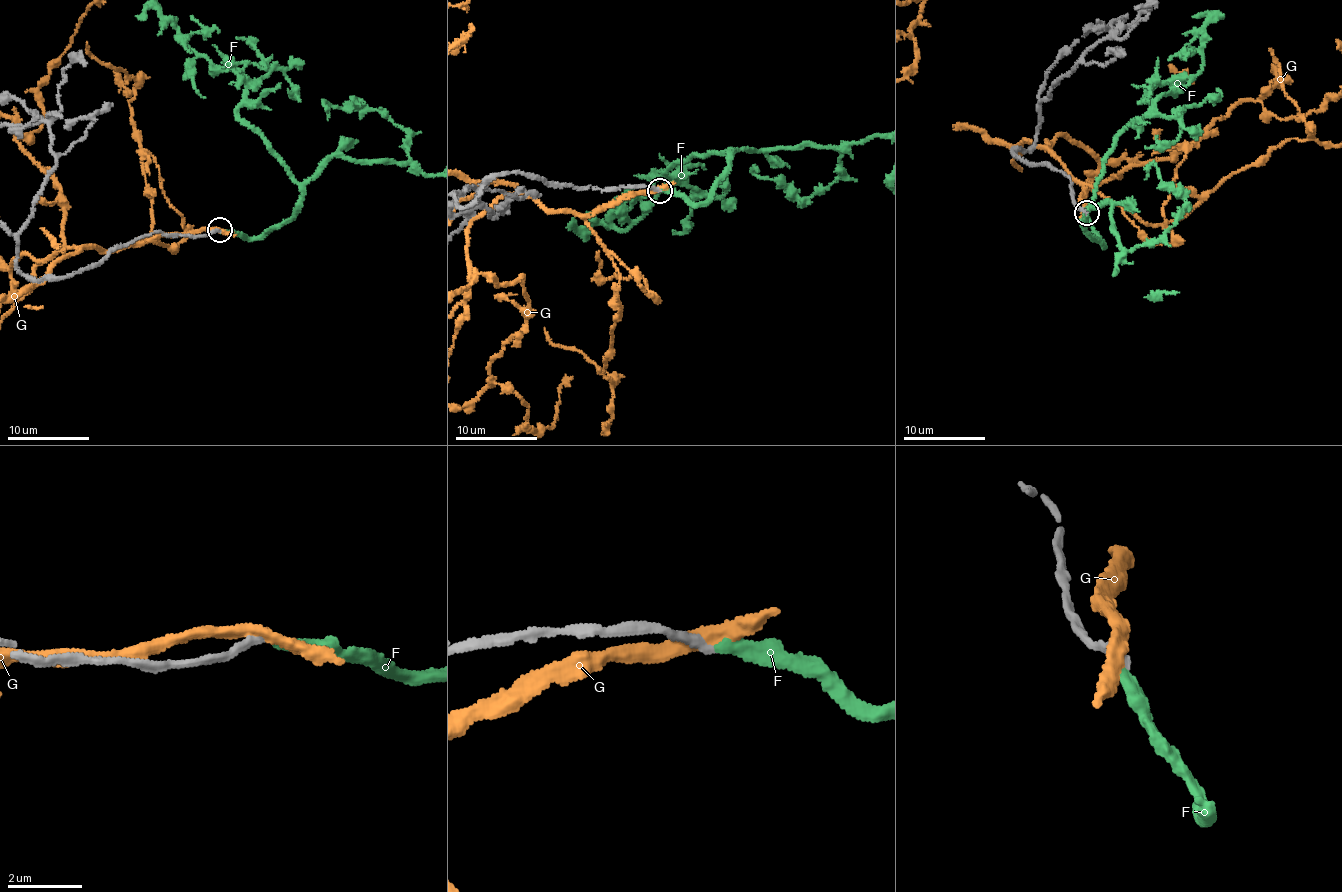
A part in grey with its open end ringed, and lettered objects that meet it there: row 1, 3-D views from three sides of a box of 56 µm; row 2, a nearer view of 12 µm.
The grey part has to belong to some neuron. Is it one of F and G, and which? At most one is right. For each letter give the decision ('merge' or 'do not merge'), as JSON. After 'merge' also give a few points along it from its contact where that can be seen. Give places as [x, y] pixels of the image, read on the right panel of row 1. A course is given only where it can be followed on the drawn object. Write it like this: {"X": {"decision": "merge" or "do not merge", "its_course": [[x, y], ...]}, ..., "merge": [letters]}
{"F": {"decision": "do not merge"}, "G": {"decision": "do not merge"}, "merge": []}

